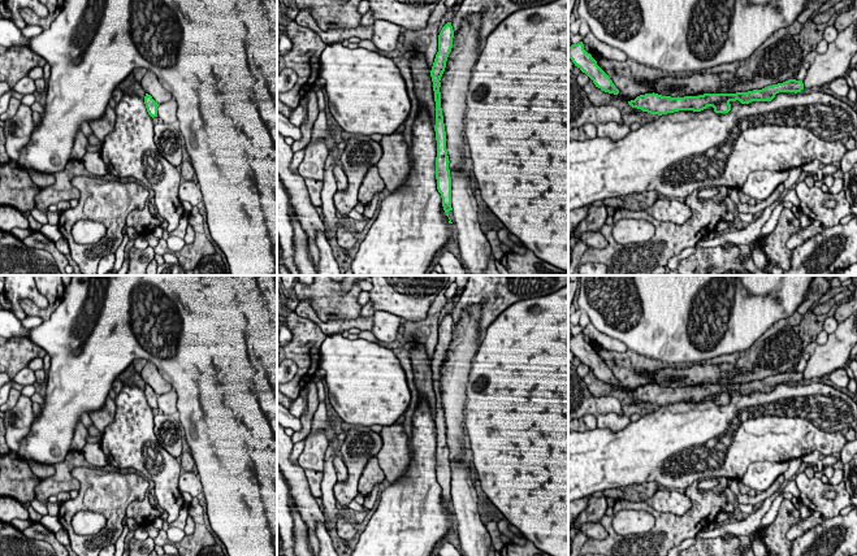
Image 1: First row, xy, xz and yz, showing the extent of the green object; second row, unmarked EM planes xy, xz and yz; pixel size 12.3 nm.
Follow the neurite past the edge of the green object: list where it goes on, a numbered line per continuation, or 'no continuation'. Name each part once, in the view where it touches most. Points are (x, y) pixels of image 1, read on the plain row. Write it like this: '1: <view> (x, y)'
no continuation

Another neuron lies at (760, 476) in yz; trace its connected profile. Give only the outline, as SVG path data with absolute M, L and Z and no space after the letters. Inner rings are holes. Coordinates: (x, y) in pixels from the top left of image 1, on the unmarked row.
M762 461L749 465L745 475L740 479L750 490L765 492L775 479L788 469L788 461Z

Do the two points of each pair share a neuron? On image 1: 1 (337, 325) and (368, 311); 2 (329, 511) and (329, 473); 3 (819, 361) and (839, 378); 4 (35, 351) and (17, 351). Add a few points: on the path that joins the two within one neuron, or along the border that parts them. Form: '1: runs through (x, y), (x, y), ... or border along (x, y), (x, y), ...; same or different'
1: border along (372, 315), (360, 317); different
2: runs through (329, 502), (328, 482); same
3: border along (842, 366), (829, 374); different
4: runs through (31, 351), (21, 351); same

